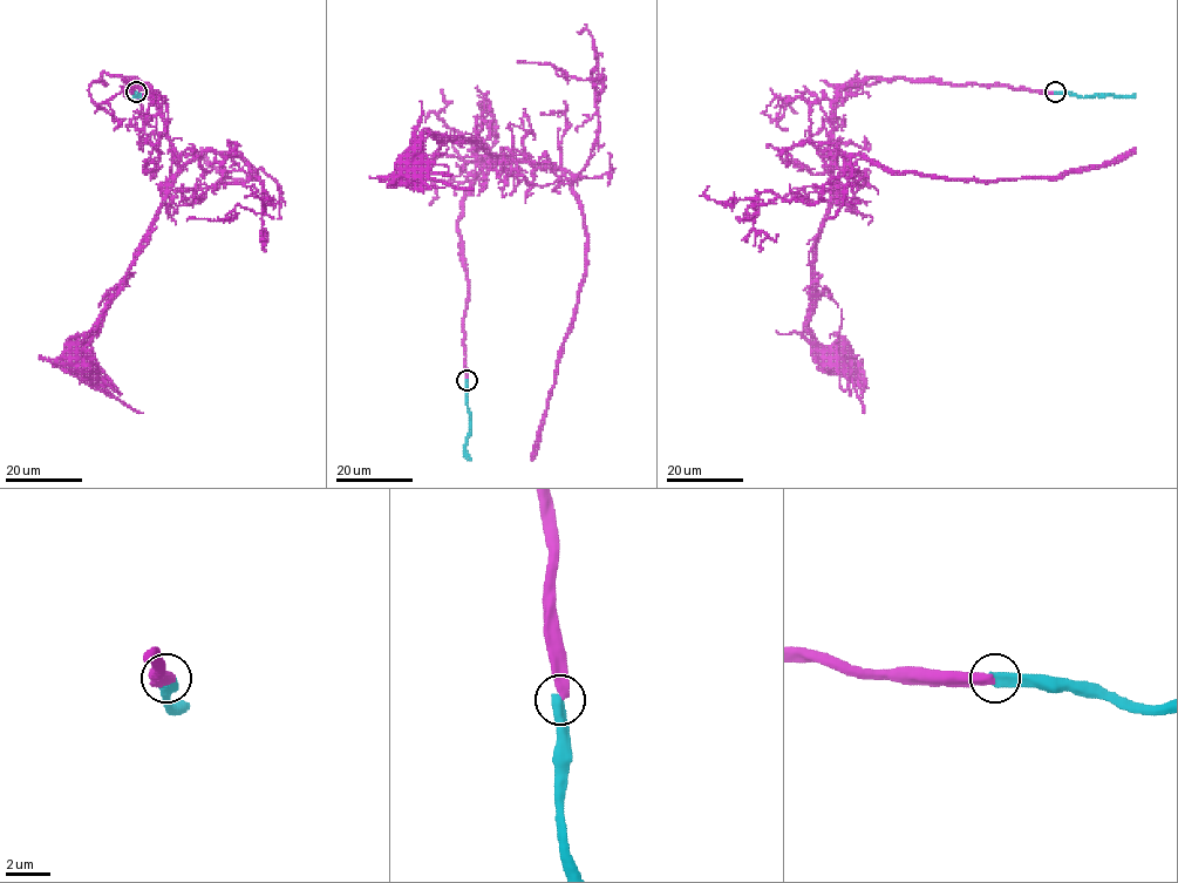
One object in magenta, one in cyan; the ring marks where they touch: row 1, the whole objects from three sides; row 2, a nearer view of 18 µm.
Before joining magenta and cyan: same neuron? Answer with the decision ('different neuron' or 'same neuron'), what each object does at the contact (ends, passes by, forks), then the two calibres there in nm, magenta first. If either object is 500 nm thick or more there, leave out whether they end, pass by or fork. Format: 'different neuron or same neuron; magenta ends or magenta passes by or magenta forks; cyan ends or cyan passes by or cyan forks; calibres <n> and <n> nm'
different neuron; calibres 440 and 550 nm

